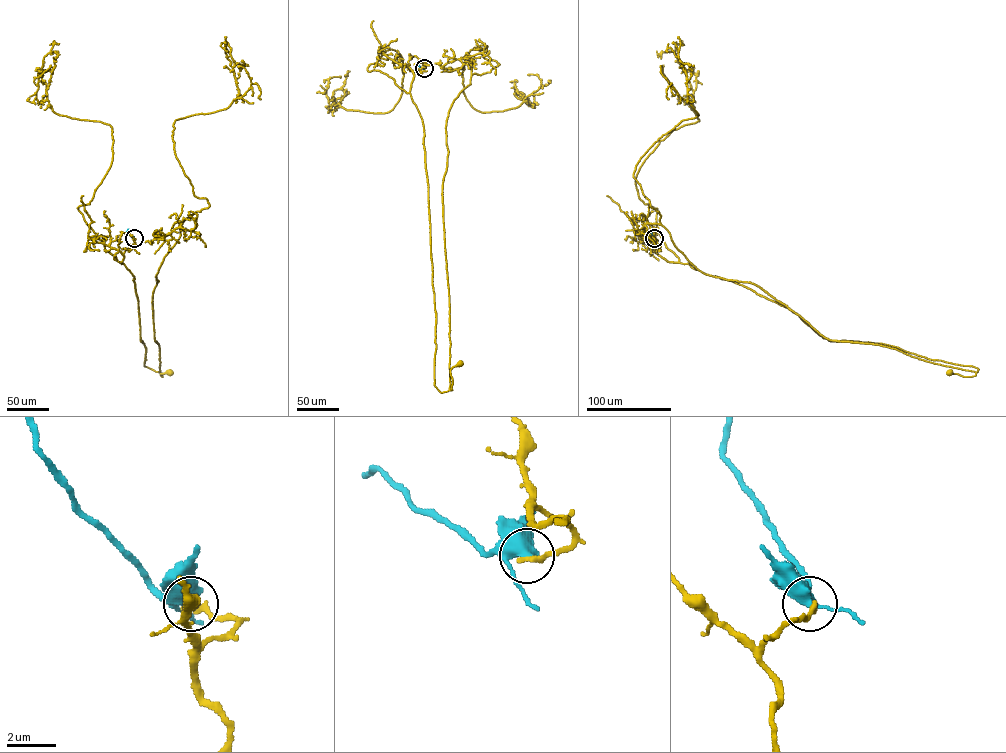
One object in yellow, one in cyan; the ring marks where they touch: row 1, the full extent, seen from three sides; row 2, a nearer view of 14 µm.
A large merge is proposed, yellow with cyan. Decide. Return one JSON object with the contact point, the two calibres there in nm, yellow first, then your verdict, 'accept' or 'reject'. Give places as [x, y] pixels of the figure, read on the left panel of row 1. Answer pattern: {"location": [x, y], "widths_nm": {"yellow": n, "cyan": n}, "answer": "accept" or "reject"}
{"location": [134, 238], "widths_nm": {"yellow": 240, "cyan": 460}, "answer": "reject"}

